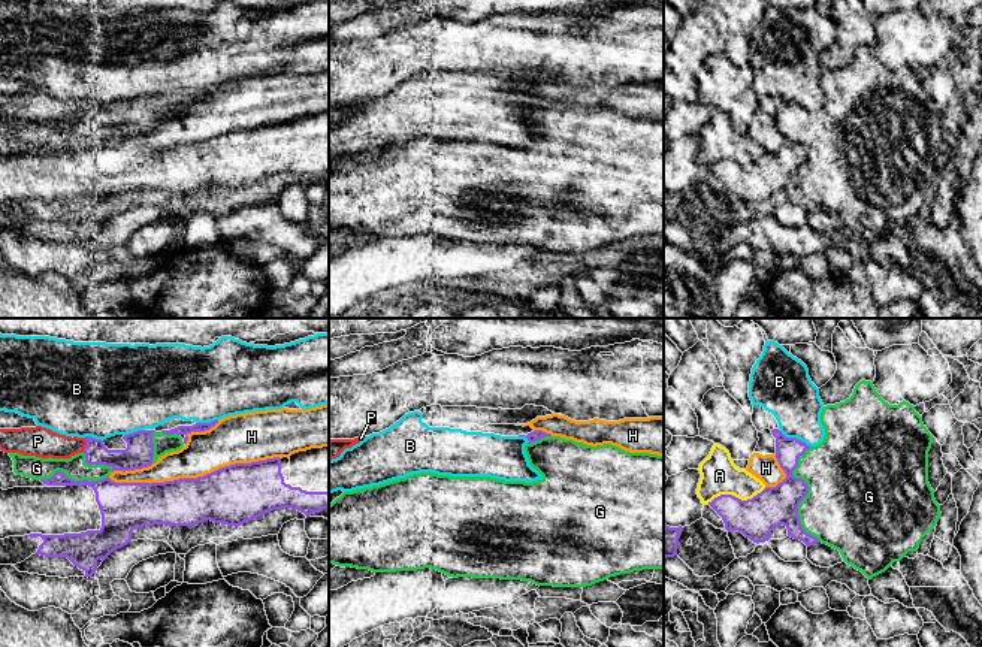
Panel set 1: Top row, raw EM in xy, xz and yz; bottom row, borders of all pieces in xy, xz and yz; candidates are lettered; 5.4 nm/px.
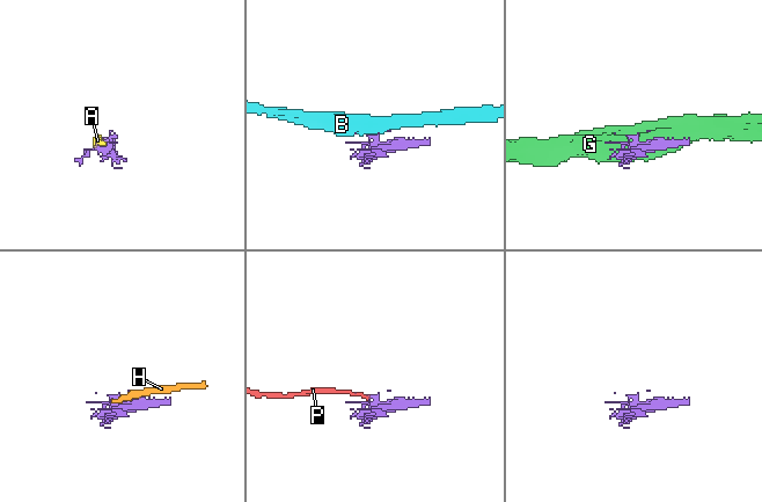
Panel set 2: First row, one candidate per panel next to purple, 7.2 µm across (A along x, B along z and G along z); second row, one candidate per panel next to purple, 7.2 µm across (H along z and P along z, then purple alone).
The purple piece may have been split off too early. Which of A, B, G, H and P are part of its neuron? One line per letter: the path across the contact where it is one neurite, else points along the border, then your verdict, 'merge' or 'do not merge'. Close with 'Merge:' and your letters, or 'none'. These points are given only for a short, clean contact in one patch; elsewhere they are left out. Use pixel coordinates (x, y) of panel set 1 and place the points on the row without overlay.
A: do not merge
B: do not merge
G: do not merge
H: do not merge
P: do not merge
Merge: none

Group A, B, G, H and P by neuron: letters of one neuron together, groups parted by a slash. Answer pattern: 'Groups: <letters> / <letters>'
Groups: A / B / G / H P

